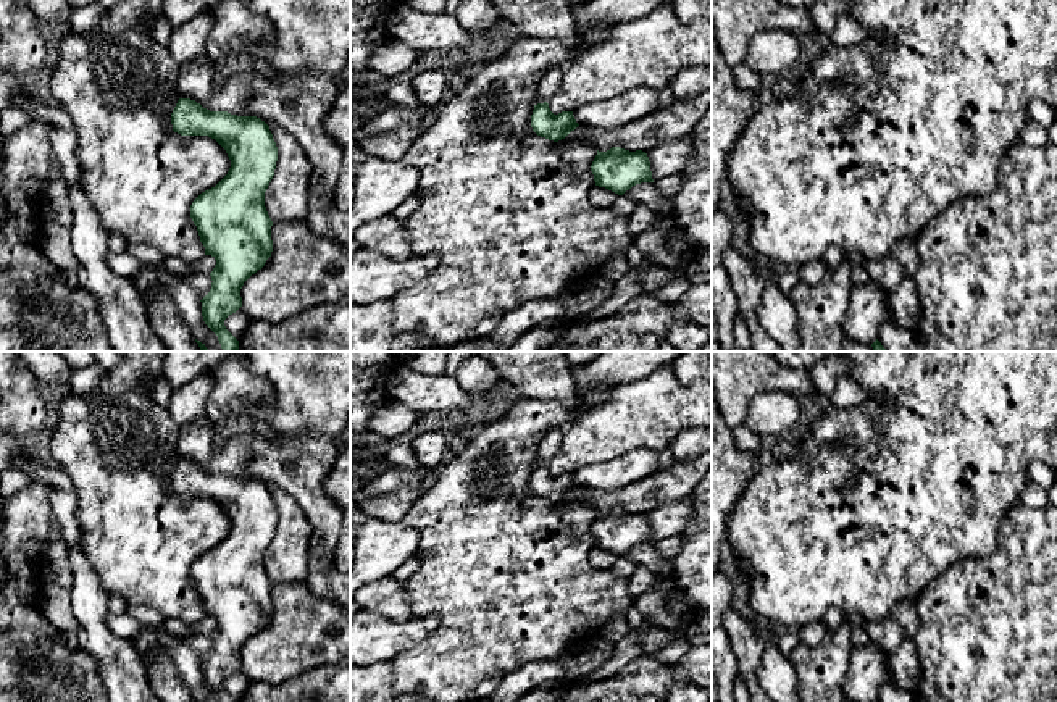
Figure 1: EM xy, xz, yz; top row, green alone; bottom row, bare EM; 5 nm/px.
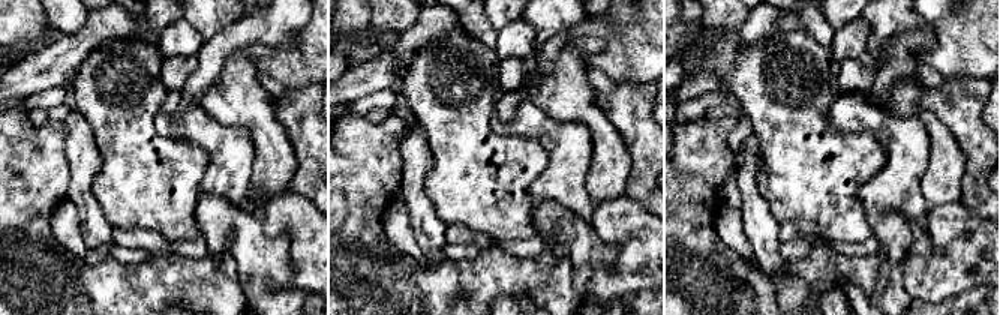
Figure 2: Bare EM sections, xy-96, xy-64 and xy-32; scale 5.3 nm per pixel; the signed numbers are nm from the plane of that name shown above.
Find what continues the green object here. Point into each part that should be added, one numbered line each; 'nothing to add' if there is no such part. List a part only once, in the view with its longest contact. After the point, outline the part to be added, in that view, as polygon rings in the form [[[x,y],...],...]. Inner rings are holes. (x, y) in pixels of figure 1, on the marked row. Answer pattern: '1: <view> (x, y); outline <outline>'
1: xz (549, 83); outline [[[555,66],[555,68],[549,68],[541,76],[536,87],[536,100],[534,100],[536,105],[549,102],[557,94],[562,84],[562,74],[563,74],[563,68]]]

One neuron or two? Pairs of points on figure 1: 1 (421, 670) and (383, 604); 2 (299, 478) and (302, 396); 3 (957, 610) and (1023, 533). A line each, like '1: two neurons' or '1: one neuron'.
1: two neurons
2: two neurons
3: one neuron

